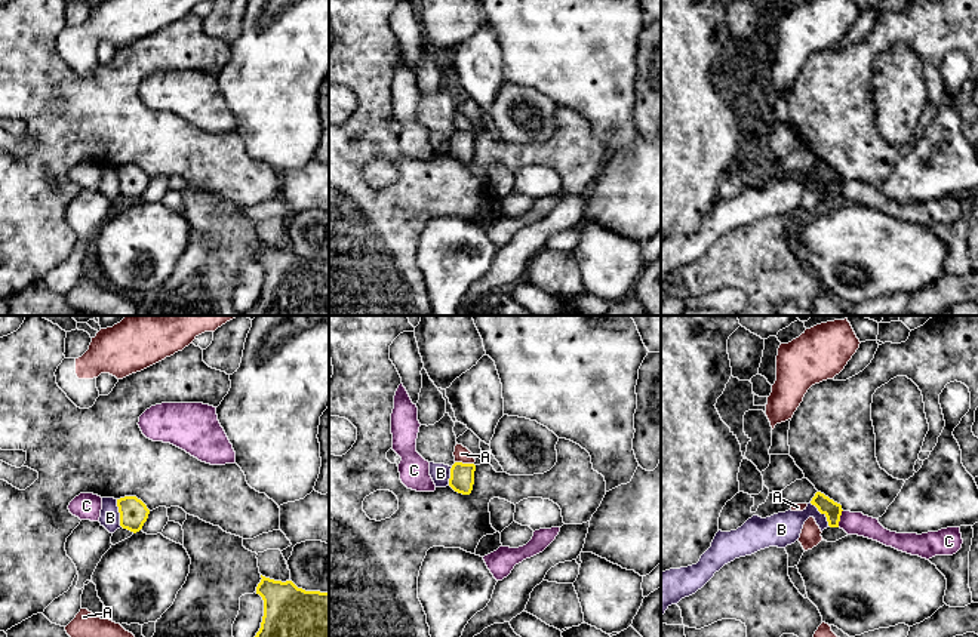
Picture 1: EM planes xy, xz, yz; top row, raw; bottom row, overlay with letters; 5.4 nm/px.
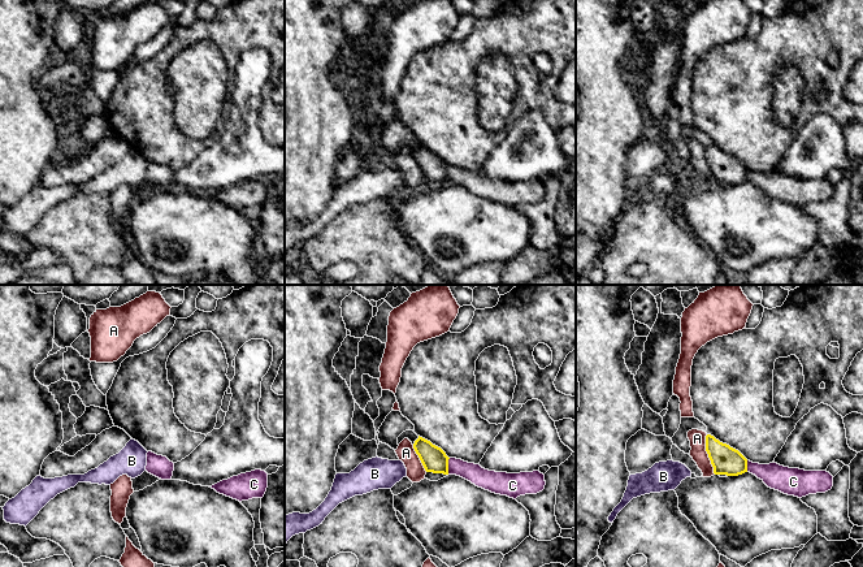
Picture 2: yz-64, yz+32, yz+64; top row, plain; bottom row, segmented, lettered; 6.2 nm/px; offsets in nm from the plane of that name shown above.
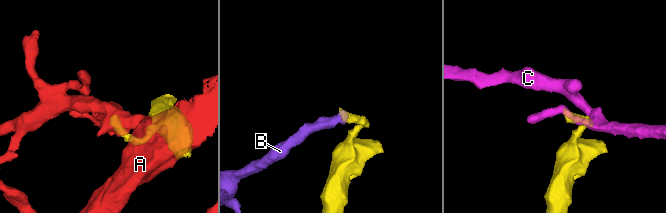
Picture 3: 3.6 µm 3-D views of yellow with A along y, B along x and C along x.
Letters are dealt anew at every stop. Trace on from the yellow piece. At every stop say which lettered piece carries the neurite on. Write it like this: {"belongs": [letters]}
{"belongs": []}

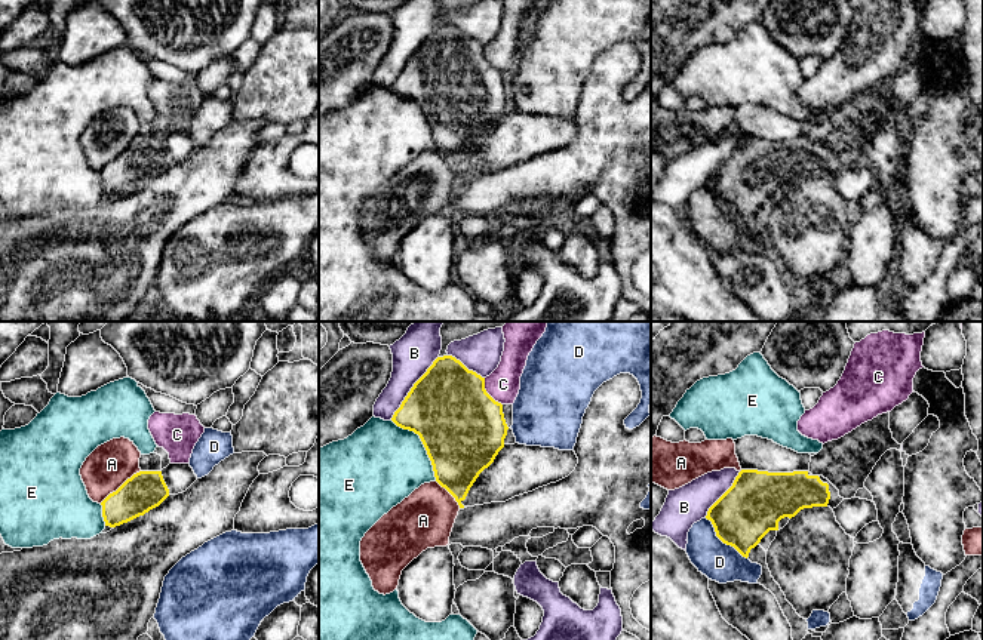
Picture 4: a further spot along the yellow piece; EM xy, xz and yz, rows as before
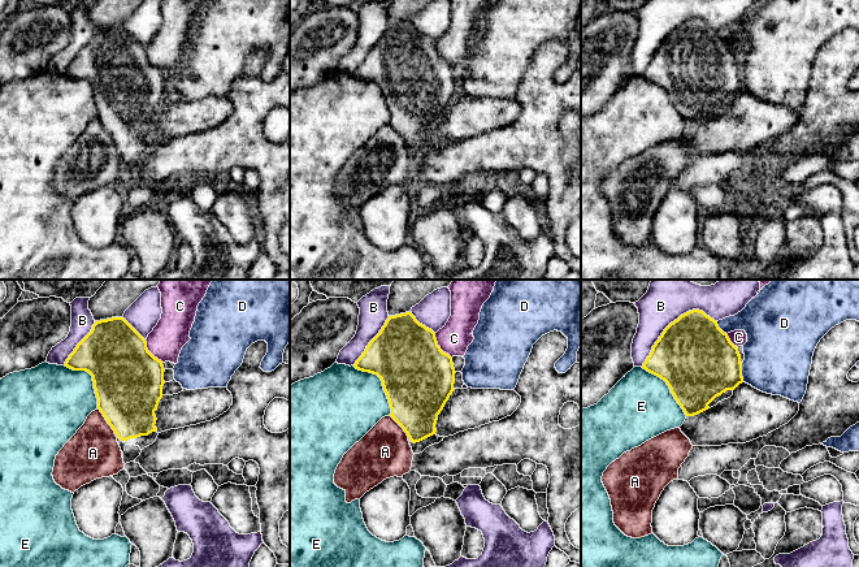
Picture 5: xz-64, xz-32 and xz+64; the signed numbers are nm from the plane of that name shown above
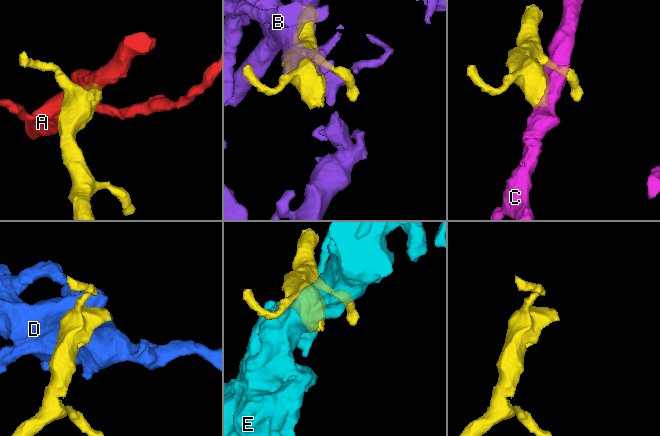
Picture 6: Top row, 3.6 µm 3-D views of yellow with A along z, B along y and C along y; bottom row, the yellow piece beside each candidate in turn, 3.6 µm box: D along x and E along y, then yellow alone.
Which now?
{"belongs": []}

